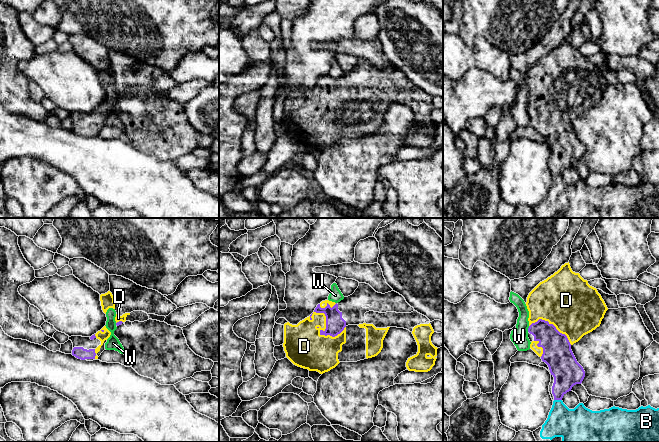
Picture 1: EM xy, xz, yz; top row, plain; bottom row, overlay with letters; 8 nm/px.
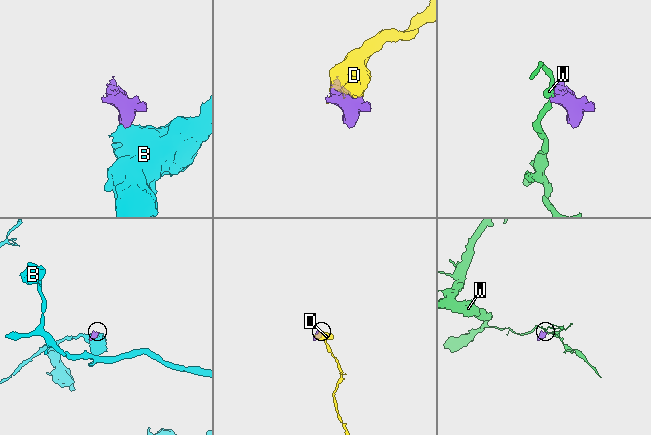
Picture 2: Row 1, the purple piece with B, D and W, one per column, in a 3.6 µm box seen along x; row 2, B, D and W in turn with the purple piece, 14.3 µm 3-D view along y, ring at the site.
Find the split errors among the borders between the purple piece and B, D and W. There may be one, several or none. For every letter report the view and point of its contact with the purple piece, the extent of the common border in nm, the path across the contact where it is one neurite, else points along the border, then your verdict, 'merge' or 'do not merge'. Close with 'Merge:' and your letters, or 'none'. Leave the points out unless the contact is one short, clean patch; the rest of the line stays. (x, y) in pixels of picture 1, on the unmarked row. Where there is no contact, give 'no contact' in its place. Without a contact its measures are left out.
B: meets purple in yz at (558, 175); contact 60 nm long; border along yz (554, 175), (561, 176); do not merge
D: meets purple in xz at (322, 106); contact 300 nm long; merge
W: meets purple in yz at (528, 105); contact 50 nm long; border along yz (529, 102), (527, 107); do not merge
Merge: D

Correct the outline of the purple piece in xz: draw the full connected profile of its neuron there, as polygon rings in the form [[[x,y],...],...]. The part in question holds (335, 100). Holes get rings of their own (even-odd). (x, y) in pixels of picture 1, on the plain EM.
[[[359,59],[352,71],[338,79],[322,77],[309,93],[297,101],[285,99],[283,123],[286,133],[294,141],[323,150],[340,138],[357,138],[377,132],[390,103],[409,106],[417,118],[418,128],[408,134],[407,145],[415,148],[430,147],[435,141],[438,125],[431,118],[434,106],[430,96],[415,87],[399,69],[378,69],[366,59]]]

